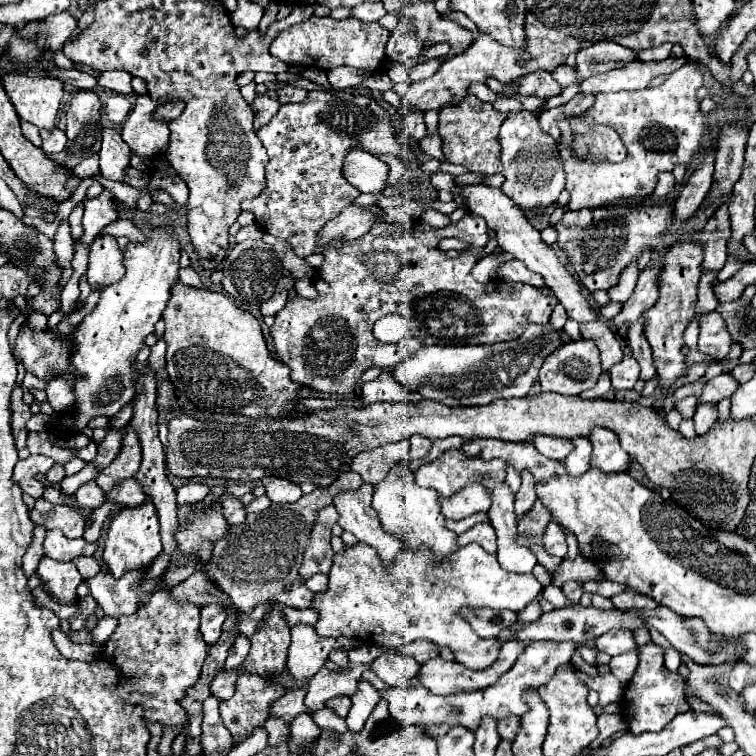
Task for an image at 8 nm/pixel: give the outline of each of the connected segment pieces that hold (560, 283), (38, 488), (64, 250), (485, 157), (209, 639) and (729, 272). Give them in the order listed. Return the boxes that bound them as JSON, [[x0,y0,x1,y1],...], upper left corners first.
[[460,184,598,322],[12,456,52,498],[54,220,74,288],[440,98,506,174],[200,604,226,646],[717,256,742,282]]

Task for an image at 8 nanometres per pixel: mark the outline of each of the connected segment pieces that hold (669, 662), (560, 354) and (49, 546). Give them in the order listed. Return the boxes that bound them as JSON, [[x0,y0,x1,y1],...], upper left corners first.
[[664,647,681,672],[540,338,602,396],[44,530,96,562]]

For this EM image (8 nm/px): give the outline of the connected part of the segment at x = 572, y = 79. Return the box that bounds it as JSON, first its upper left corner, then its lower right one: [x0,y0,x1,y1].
[552,66,578,86]

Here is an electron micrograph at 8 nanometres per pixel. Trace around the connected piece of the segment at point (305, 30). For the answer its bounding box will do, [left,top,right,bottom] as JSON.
[270,16,390,72]

